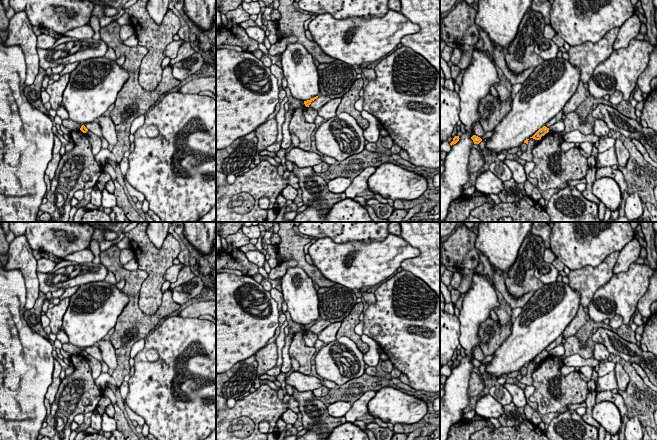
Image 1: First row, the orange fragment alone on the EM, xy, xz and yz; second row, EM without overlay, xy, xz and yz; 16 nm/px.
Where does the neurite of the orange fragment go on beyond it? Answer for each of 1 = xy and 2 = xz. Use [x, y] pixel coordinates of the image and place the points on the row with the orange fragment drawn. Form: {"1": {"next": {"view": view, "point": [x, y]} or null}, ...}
{"1": {"next": null}, "2": {"next": null}}

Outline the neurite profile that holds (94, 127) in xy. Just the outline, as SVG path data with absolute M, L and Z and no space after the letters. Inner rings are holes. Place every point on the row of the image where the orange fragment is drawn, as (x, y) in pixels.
M96 119L94 122L86 123L84 126L100 138L103 137L98 119Z

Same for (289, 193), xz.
M287 185L281 192L281 195L286 200L294 200L296 196L298 195L298 190L292 187L291 185Z

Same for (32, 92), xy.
M39 68L34 82L29 86L25 86L24 95L34 108L49 116L49 112L45 109L41 100L41 88L45 75L46 71L42 68Z

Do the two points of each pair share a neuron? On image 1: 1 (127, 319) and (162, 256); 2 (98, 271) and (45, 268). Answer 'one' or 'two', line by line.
1: two
2: two

